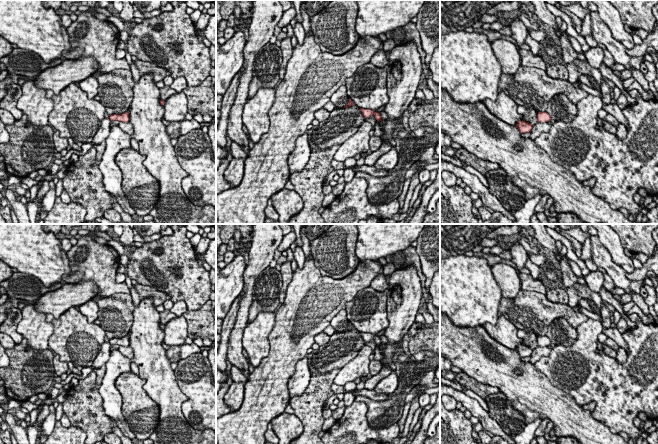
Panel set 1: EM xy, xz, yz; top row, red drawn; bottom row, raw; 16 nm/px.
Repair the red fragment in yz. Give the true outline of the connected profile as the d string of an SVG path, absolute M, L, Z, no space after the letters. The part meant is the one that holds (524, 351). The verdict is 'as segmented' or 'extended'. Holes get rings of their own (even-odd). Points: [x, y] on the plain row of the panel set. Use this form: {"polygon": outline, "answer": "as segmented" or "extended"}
{"polygon": "M518 345L516 351L519 353L521 357L530 357L533 349L526 345Z", "answer": "as segmented"}

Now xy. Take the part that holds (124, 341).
{"polygon": "M129 335L122 337L122 338L113 338L109 339L110 345L117 344L119 346L129 346Z", "answer": "as segmented"}

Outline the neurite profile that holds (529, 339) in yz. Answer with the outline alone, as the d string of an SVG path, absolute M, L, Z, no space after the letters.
M518 329L517 336L518 336L518 338L520 338L522 340L522 342L520 343L521 345L529 346L533 350L536 347L538 347L538 345L537 345L538 336L537 336L537 334L528 333L526 330Z

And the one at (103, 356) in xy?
M104 342L101 345L101 350L98 353L98 355L96 356L96 358L94 359L93 364L92 364L92 366L94 368L94 371L96 369L101 368L109 360L109 358L110 358L110 348L111 348L111 345L110 345L109 342Z

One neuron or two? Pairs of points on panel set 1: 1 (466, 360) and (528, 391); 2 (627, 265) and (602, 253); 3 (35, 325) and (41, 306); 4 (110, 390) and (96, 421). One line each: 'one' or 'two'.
1: one
2: two
3: two
4: two

